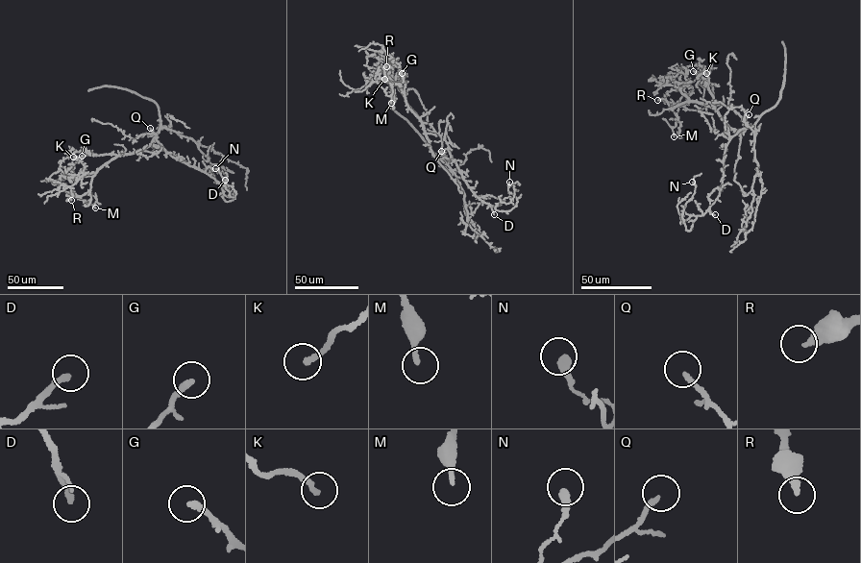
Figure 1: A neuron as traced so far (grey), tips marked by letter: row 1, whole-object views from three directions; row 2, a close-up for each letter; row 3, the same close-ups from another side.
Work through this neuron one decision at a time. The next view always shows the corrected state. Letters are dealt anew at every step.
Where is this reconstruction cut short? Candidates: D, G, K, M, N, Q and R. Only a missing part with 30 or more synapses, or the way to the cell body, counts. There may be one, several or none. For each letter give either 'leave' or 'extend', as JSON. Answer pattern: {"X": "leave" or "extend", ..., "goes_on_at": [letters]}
{"D": "extend", "G": "extend", "K": "leave", "M": "leave", "N": "leave", "Q": "leave", "R": "extend", "goes_on_at": ["D", "G", "R"]}

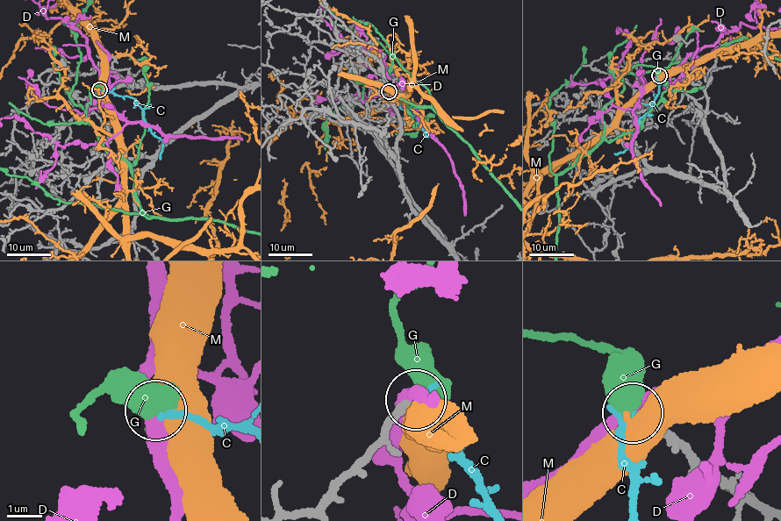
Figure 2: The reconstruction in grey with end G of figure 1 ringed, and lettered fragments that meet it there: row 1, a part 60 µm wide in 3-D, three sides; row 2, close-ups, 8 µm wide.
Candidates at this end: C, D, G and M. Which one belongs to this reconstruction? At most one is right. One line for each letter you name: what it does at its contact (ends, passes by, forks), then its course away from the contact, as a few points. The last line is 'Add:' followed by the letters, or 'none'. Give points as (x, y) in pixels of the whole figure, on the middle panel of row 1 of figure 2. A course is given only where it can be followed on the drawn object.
C: it ends
Add: C

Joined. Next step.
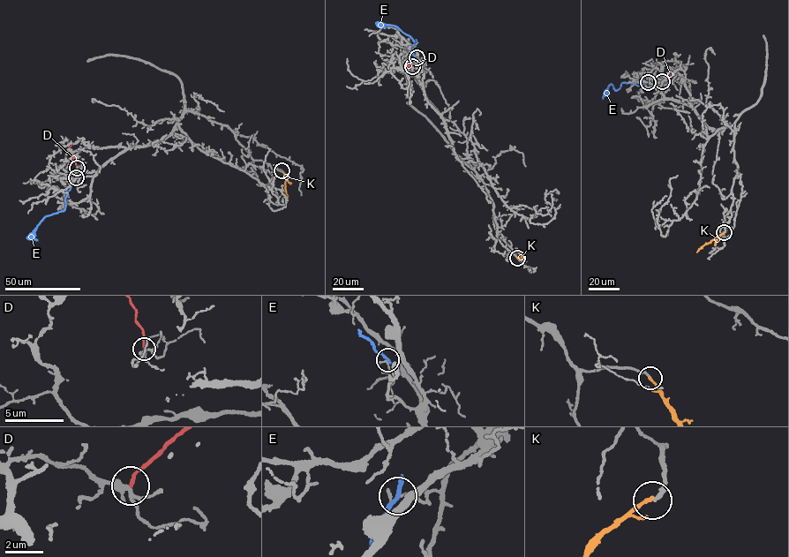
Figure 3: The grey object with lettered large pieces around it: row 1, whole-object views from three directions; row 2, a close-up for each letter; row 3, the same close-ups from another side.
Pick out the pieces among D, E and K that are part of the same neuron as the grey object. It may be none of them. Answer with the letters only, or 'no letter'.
K

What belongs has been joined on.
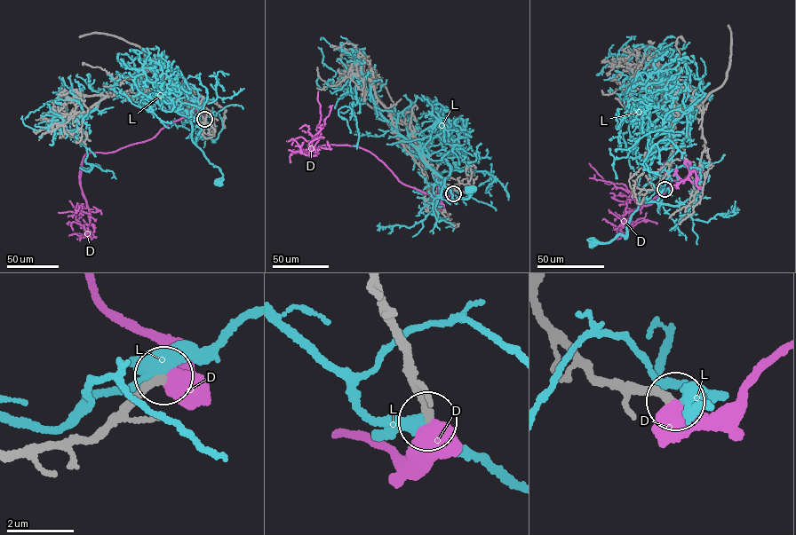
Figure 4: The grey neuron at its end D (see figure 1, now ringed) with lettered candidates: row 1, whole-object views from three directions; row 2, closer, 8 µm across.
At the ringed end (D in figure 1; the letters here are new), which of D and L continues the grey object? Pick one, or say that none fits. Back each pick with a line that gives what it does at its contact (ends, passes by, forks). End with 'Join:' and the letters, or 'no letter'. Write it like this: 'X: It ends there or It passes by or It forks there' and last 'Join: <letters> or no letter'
Join: no letter

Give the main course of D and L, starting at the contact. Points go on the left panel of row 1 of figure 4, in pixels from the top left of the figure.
D: (204, 118), (198, 108), (151, 138), (86, 153), (80, 183), (90, 220), (90, 237), (84, 234), (91, 232)
L: (204, 118), (195, 119), (185, 114), (190, 119), (193, 142), (210, 163), (220, 169), (222, 177), (218, 181)

